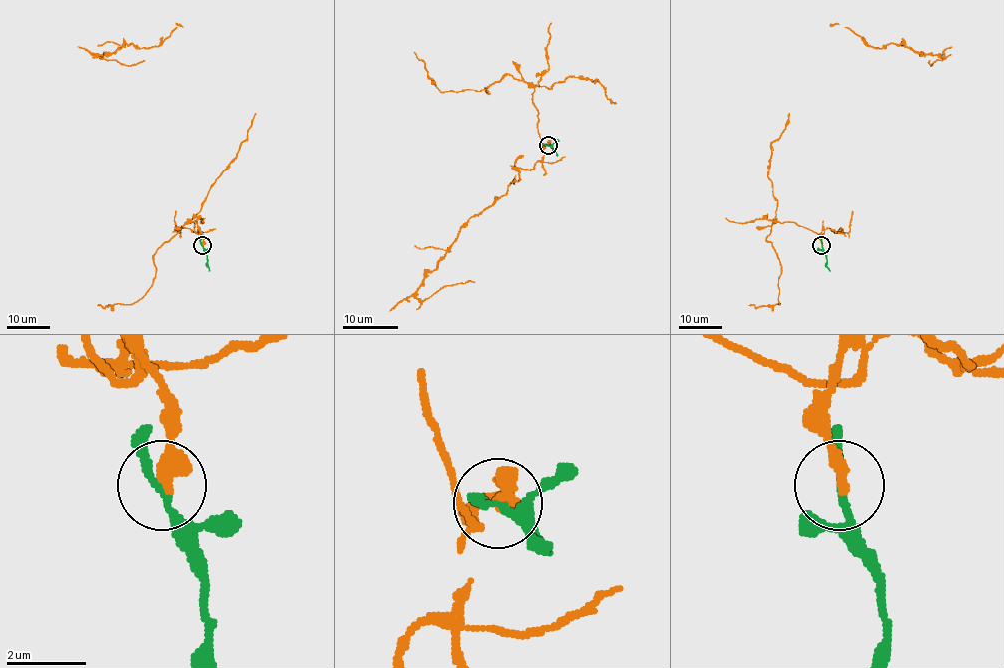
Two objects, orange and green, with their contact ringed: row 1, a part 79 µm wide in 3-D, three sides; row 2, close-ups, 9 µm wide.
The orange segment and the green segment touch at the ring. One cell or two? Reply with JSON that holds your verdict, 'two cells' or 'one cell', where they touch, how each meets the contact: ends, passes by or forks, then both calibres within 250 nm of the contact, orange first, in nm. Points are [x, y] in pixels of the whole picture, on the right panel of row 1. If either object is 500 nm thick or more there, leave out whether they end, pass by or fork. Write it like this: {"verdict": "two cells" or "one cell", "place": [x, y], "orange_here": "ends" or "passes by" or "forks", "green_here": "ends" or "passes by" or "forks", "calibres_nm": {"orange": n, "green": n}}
{"verdict": "two cells", "place": [821, 245], "orange_here": "ends", "green_here": "passes by", "calibres_nm": {"orange": 420, "green": 170}}

